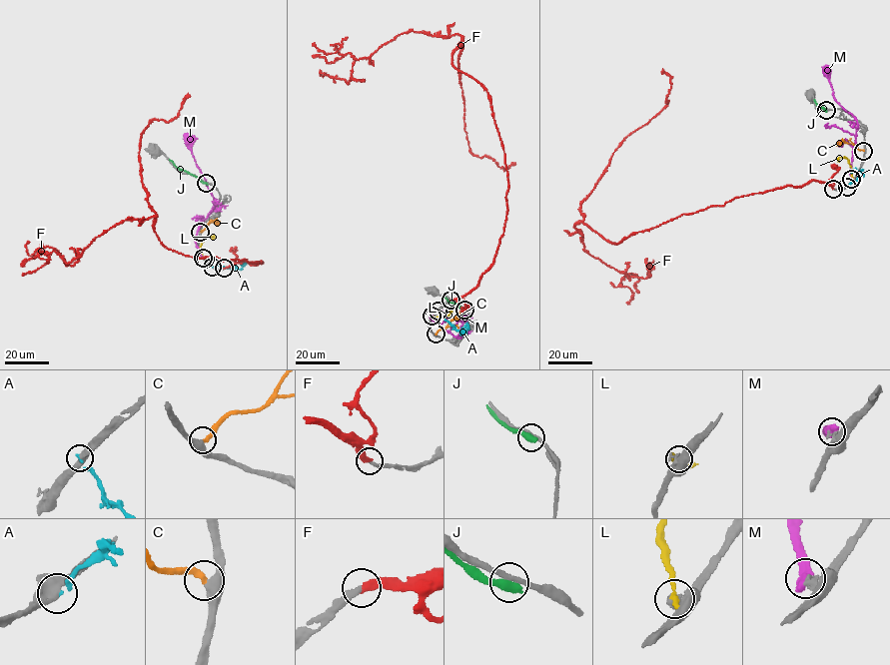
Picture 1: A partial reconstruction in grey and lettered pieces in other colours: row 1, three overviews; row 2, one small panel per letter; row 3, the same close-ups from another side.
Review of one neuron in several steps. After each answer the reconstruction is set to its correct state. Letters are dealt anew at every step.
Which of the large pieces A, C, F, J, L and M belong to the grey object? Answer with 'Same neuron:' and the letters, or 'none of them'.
Same neuron: C, F

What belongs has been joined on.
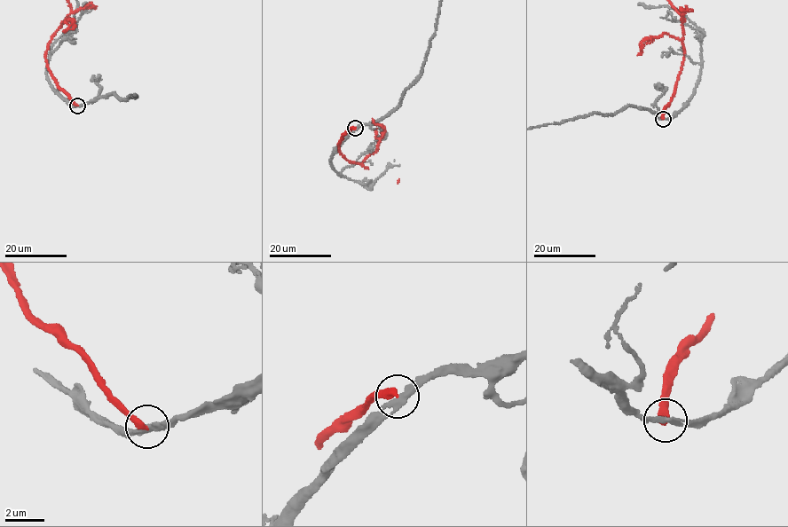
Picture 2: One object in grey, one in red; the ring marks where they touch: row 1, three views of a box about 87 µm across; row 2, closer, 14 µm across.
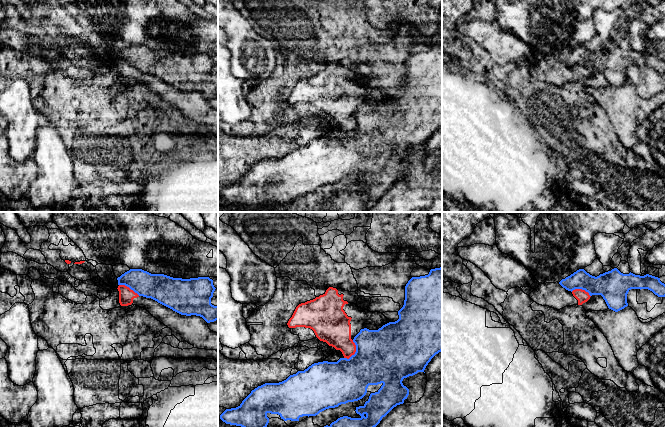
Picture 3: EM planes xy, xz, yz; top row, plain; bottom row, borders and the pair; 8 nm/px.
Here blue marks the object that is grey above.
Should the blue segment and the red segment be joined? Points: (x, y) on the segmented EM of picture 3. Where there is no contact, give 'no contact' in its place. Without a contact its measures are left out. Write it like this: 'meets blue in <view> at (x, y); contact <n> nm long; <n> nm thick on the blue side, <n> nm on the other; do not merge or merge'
meets blue in xz at (355, 352); contact 170 nm long; 440 nm thick on the blue side, 260 nm on the other; do not merge

